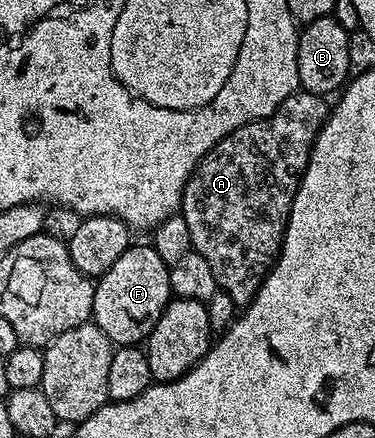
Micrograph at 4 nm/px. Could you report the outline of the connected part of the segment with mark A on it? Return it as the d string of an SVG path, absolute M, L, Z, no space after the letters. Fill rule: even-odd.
M308 91L292 93L270 117L248 122L230 132L198 163L186 184L182 213L190 227L192 248L210 263L217 287L224 290L238 308L247 307L264 283L264 277L276 265L300 175L308 163L316 133L328 118L330 106L326 102L323 95Z

